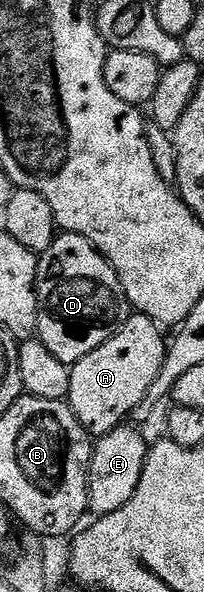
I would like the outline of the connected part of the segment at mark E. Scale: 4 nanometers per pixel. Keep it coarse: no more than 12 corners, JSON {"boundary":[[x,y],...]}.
{"boundary":[[119,426],[94,443],[87,509],[133,500],[149,442]]}

